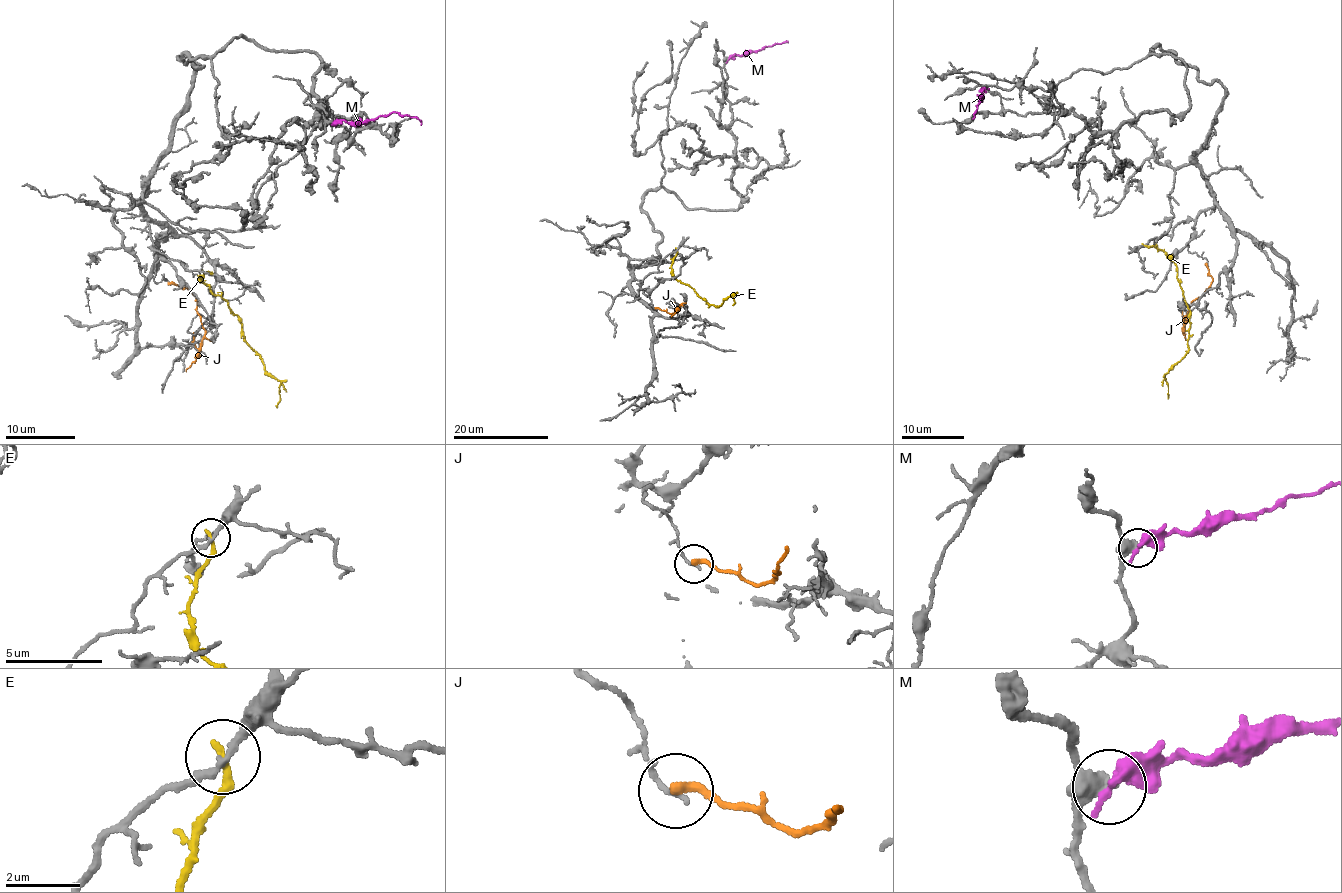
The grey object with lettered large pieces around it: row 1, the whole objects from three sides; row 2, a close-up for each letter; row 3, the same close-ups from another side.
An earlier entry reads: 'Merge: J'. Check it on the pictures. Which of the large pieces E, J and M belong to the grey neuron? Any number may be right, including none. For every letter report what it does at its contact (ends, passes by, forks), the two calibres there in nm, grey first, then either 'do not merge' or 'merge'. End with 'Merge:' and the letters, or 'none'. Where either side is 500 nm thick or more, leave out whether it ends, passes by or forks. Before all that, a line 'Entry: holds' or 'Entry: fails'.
Entry: fails
E: it ends; calibres 160 and 240 nm; do not merge
J: it ends; calibres 140 and 300 nm; do not merge
M: it ends; calibres 360 and 460 nm; do not merge
Merge: none

